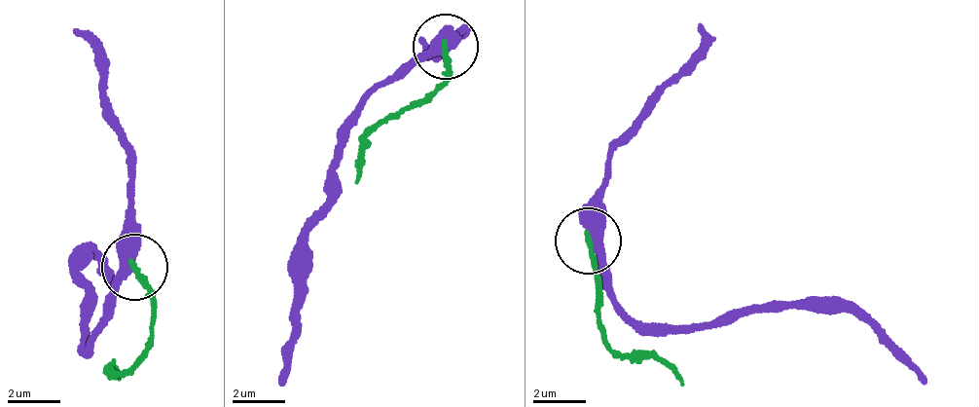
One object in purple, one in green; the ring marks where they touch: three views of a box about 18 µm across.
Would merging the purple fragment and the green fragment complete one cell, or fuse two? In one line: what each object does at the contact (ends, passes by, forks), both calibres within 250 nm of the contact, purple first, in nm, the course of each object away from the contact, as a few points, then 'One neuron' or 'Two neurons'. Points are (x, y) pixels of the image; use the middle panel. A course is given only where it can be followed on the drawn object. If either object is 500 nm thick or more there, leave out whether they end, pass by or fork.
At the ring purple passes by. At the ring green ends. Thickness 460 nm (purple) against 200 nm. Course of purple: (441, 44), (384, 85), (344, 129), (330, 210), (306, 237), (306, 297), (279, 382). Course of green: (448, 45), (451, 71), (435, 91), (383, 122), (361, 155), (355, 180). Two neurons

